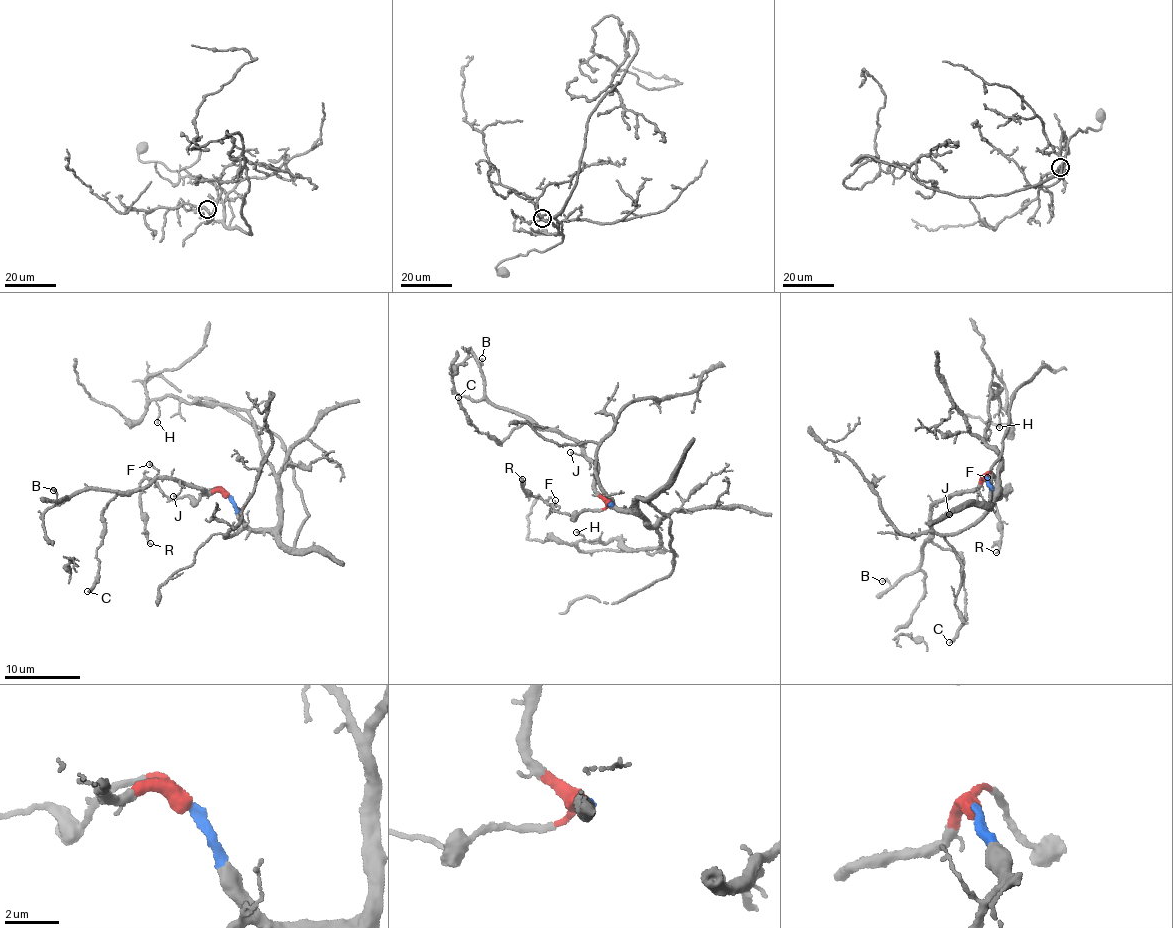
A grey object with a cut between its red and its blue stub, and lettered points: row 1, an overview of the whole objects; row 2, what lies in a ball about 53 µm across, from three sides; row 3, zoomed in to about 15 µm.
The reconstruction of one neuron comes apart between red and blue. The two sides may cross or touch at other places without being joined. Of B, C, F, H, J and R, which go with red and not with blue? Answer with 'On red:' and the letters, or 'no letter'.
On red: B, C, F, J, R

